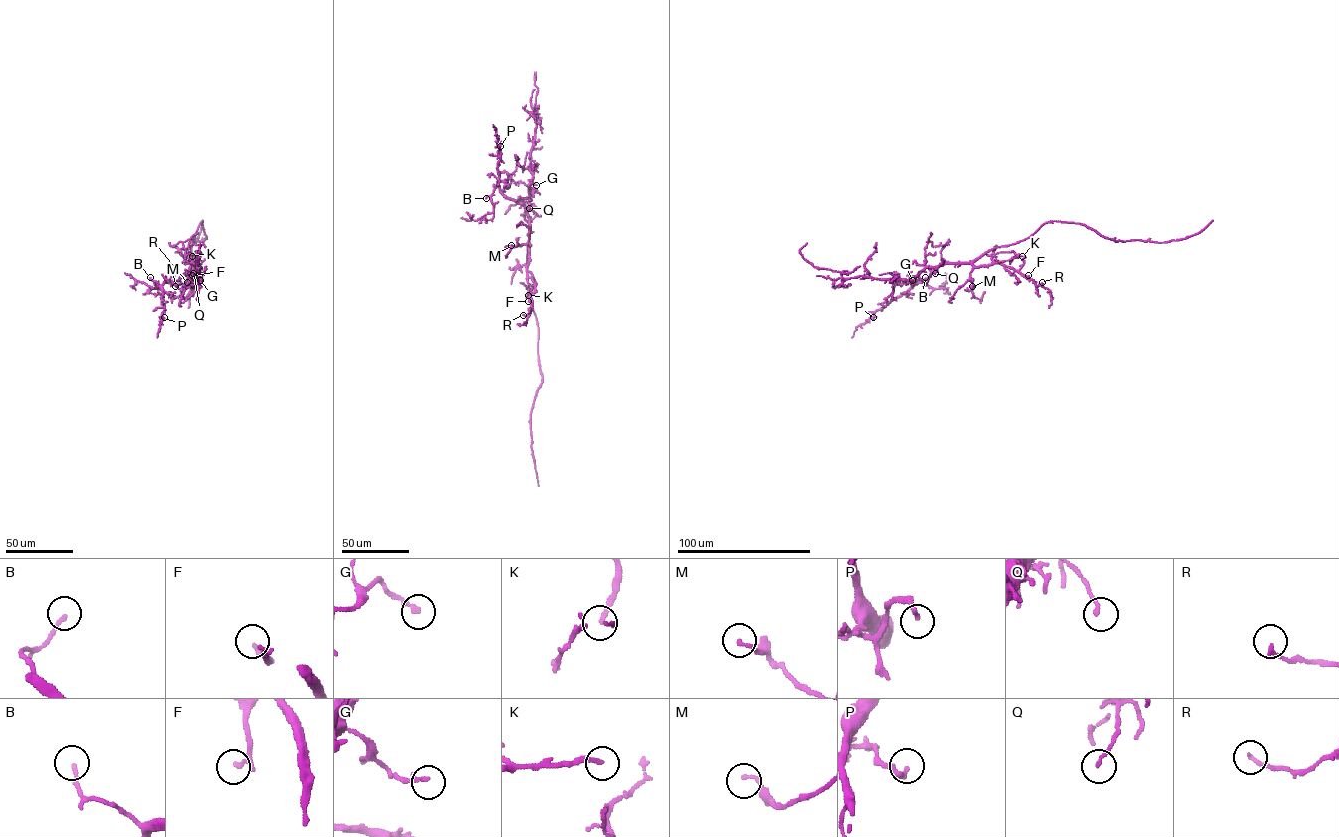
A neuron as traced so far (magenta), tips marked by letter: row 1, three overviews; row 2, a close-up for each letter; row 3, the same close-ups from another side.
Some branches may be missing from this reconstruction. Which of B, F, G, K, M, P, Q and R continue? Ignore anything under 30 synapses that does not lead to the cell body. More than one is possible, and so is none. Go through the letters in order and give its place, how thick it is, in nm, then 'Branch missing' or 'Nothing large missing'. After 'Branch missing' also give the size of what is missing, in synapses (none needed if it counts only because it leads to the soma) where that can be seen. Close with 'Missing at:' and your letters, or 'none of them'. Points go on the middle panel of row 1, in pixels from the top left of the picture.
B: Place: (486, 198). Thickness 160 nm. Nothing large missing
F: Place: (528, 301). Thickness 120 nm. Branch missing. Roughly 40 synapses
G: Place: (536, 185). Thickness 180 nm. Nothing large missing
K: Place: (528, 295). Thickness 200 nm. Nothing large missing
M: Place: (511, 245). Thickness 140 nm. Nothing large missing
P: Place: (500, 146). Thickness 200 nm. Nothing large missing
Q: Place: (529, 208). Thickness 160 nm. Nothing large missing
R: Place: (523, 315). Thickness 160 nm. Nothing large missing
Missing at: F

